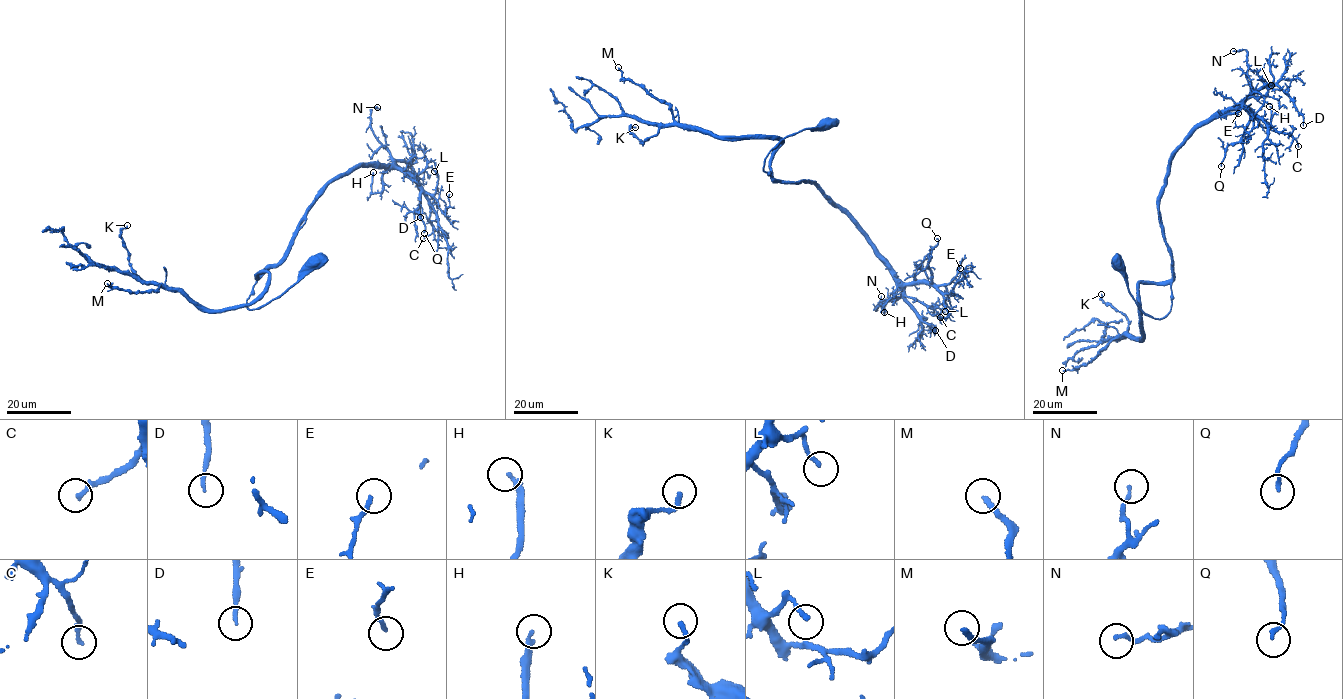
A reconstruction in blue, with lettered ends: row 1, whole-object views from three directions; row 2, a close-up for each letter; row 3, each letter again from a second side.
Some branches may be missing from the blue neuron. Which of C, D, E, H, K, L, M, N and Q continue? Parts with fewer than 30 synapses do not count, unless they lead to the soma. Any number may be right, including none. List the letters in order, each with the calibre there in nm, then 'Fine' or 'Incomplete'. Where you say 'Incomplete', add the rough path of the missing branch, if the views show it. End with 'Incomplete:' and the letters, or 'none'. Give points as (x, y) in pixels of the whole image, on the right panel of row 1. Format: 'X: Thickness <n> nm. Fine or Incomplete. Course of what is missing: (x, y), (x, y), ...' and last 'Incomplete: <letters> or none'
C: Thickness 220 nm. Fine
D: Thickness 160 nm. Fine
E: Thickness 180 nm. Fine
H: Thickness 240 nm. Fine
K: Thickness 200 nm. Fine
L: Thickness 190 nm. Fine
M: Thickness 240 nm. Incomplete. Course of what is missing: (1062, 370), (1048, 371), (1037, 380)
N: Thickness 150 nm. Fine
Q: Thickness 170 nm. Fine
Incomplete: M

